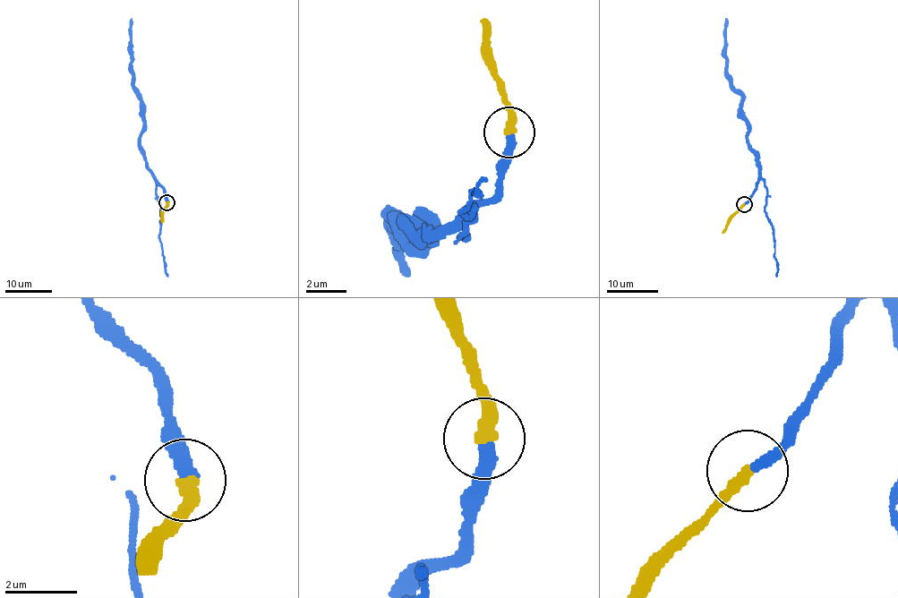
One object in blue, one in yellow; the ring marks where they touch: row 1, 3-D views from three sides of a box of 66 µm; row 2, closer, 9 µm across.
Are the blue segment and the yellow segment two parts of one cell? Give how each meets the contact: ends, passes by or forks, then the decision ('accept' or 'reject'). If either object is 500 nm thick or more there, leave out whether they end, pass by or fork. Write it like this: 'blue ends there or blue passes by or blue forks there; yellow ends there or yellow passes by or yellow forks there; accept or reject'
blue ends there; yellow ends there; accept

